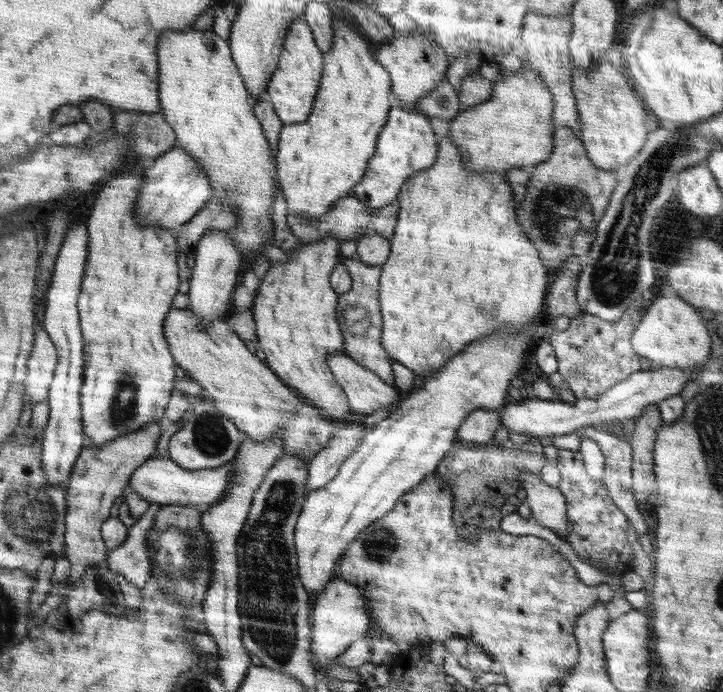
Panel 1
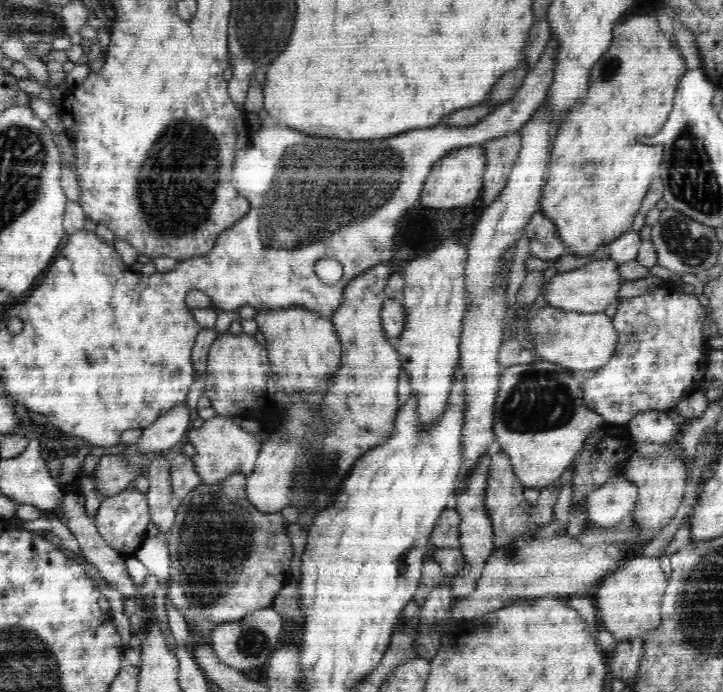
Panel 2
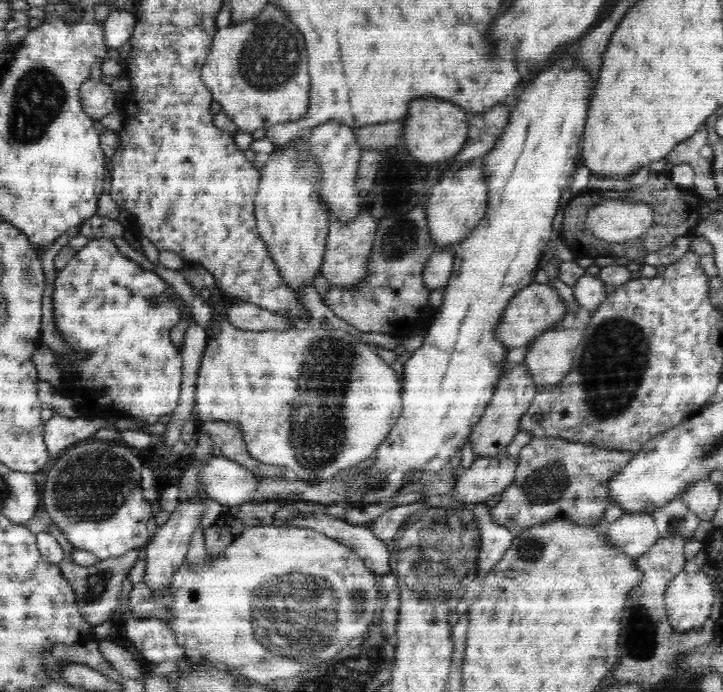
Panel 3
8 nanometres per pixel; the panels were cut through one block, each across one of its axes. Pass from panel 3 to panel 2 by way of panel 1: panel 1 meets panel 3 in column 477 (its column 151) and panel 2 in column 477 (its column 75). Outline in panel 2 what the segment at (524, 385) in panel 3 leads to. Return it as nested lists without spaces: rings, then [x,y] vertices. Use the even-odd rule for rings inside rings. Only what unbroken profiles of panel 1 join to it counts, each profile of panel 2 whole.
[[[493,452],[482,455],[481,462],[473,469],[464,490],[455,494],[454,510],[461,515],[460,526],[458,526],[458,529],[460,529],[460,546],[457,548],[464,555],[464,569],[456,577],[450,578],[449,583],[451,584],[453,598],[464,598],[464,596],[474,592],[474,588],[476,588],[478,580],[481,578],[486,560],[494,552],[493,526],[490,515],[486,513],[485,496],[488,476],[490,476],[490,466],[492,466],[492,455]]]

